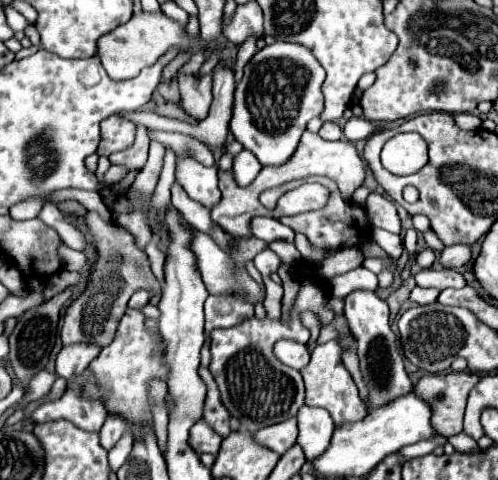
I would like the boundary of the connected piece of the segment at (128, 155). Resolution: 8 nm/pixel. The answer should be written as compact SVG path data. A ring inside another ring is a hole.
M138 126L136 130L136 142L122 150L122 152L114 152L112 154L112 164L118 164L118 166L124 166L128 172L132 170L142 170L146 160L148 160L148 144L150 144L150 138L148 138L148 130L144 126Z

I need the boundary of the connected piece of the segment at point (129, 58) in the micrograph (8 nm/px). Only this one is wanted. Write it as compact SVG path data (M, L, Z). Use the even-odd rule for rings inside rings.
M146 10L134 14L126 24L114 28L112 32L104 34L98 40L98 56L102 60L106 74L114 80L126 80L138 76L142 68L154 66L164 54L170 52L170 48L176 48L178 50L176 54L188 54L190 58L198 52L210 52L210 48L202 44L200 34L190 36L182 22L172 20L162 12L146 12Z

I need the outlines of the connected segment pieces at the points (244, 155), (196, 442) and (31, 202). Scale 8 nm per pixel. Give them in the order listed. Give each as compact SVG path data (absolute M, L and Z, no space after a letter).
M242 150L236 158L234 158L234 178L240 186L248 186L260 172L260 162L258 158L254 158L254 154L250 154L248 150Z
M204 420L196 422L190 430L190 446L194 446L194 450L198 454L202 454L202 452L216 454L220 450L220 442L222 442L222 436L216 434L212 430L212 426L208 426Z
M26 198L26 200L13 205L9 209L9 214L14 220L28 220L38 216L42 206L44 206L42 198Z

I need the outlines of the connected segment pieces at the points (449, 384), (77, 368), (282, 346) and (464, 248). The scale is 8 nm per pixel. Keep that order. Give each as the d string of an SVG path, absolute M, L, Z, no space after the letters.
M450 372L422 376L414 392L432 408L432 426L442 436L462 432L462 416L470 390L478 384L480 374Z
M78 342L74 346L64 346L56 358L56 374L70 380L76 374L82 374L88 364L100 354L100 346Z
M278 340L274 346L274 354L282 364L296 368L296 370L302 370L310 360L308 348L294 340Z
M454 244L442 250L440 262L444 268L462 268L470 262L472 258L472 250L468 244Z

